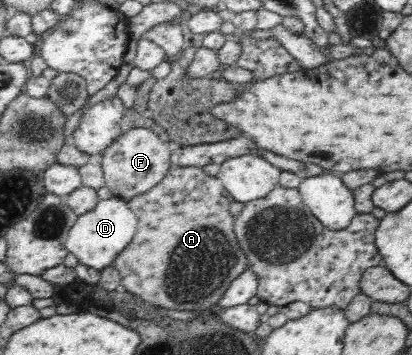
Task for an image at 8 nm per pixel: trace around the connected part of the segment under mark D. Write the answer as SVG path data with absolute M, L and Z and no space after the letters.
M116 197L98 200L94 209L78 216L67 235L65 247L78 258L80 264L101 272L104 268L112 266L118 254L133 240L138 220L126 200Z

